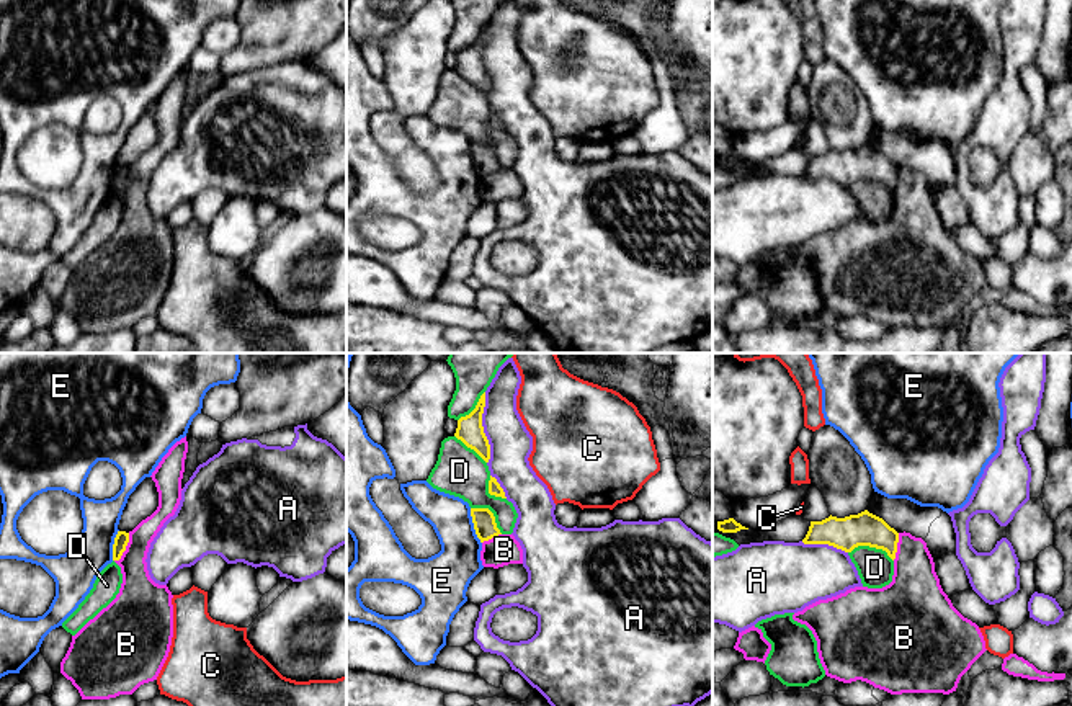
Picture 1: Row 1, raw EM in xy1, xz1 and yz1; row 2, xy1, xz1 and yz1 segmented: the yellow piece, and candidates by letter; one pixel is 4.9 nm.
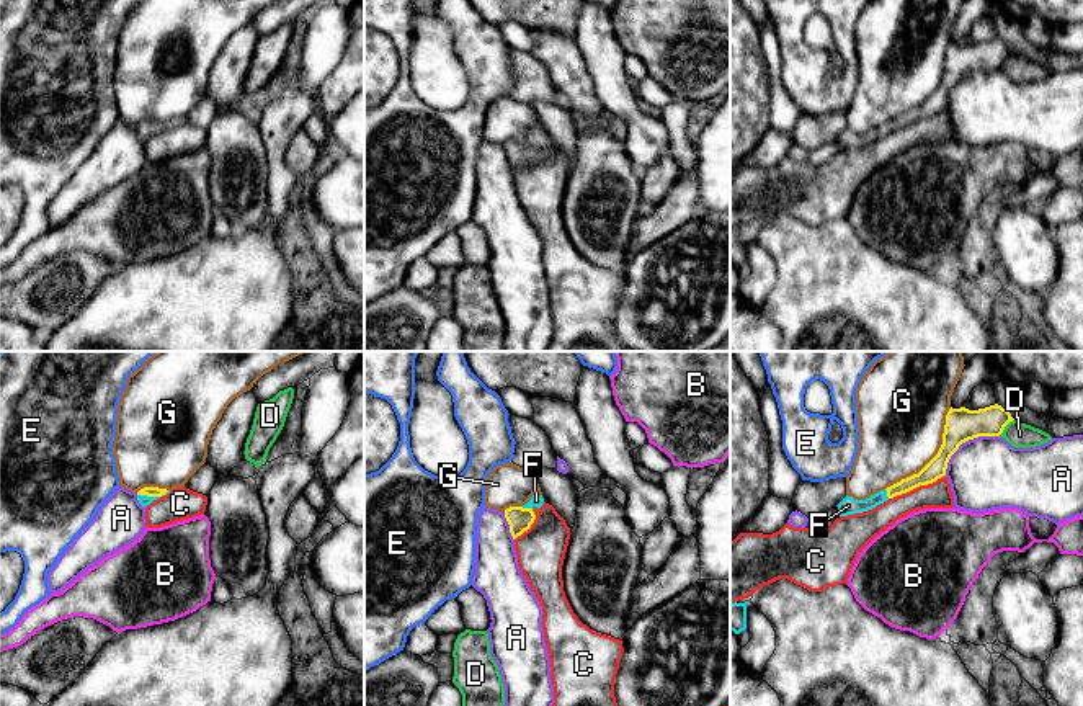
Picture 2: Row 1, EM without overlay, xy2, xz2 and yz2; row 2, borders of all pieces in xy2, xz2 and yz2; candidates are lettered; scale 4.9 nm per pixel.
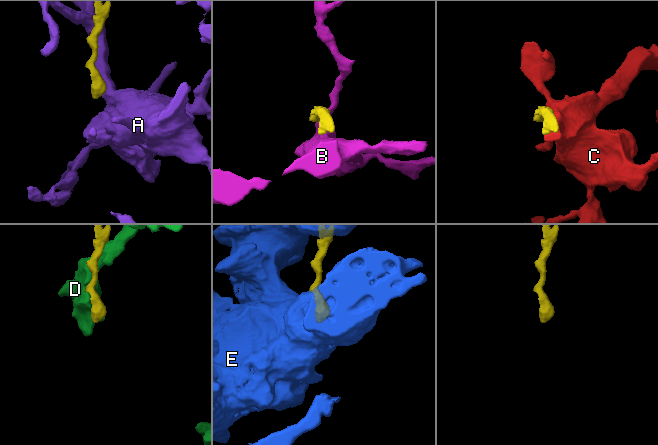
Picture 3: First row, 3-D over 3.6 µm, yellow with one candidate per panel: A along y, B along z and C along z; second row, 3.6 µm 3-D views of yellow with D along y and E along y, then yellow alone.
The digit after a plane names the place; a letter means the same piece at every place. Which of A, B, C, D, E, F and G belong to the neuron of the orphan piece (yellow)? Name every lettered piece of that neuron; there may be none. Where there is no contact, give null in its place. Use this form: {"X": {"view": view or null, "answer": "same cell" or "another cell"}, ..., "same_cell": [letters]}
{"A": {"view": "xz1", "answer": "another cell"}, "B": {"view": "xy1", "answer": "another cell"}, "C": {"view": "yz2", "answer": "another cell"}, "D": {"view": "yz1", "answer": "another cell"}, "E": {"view": "xz1", "answer": "another cell"}, "F": {"view": "xz2", "answer": "same cell"}, "G": {"view": "yz2", "answer": "another cell"}, "same_cell": ["F"]}

